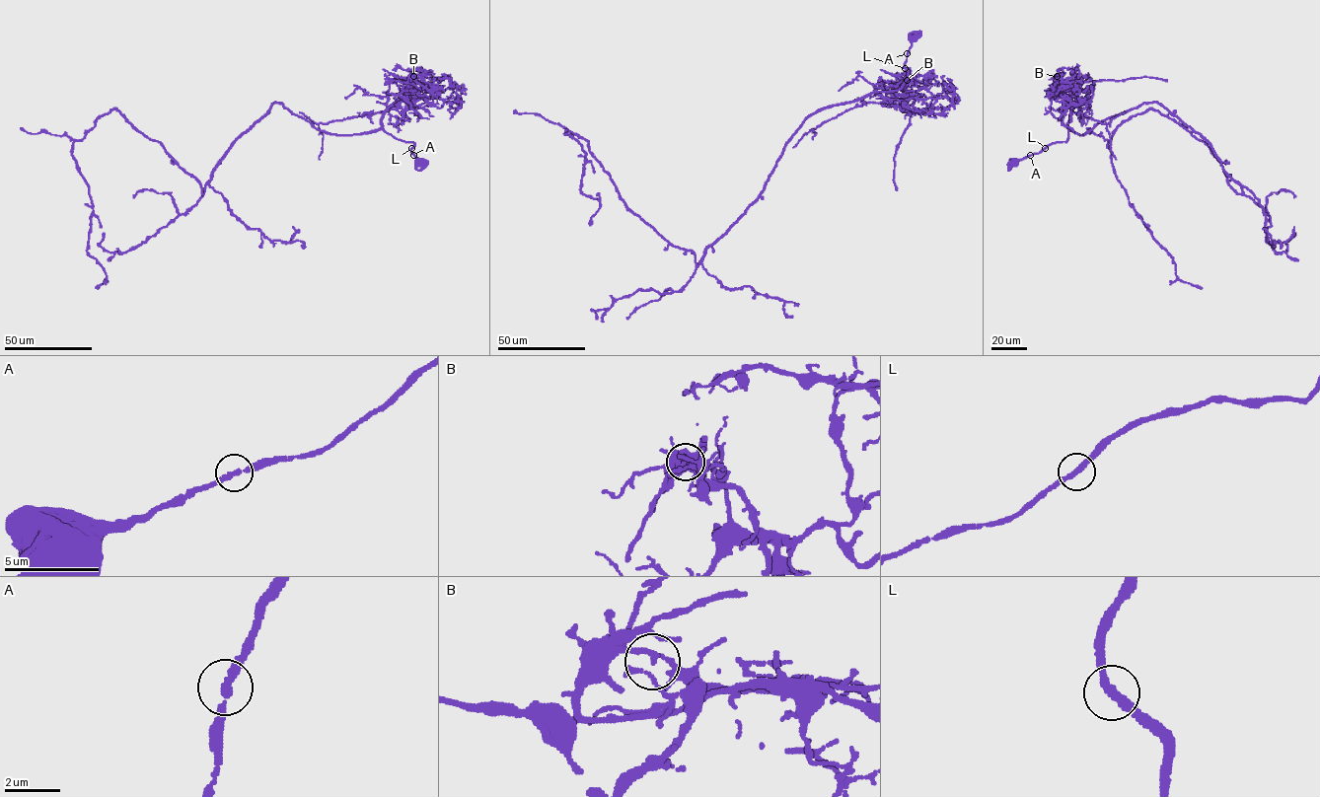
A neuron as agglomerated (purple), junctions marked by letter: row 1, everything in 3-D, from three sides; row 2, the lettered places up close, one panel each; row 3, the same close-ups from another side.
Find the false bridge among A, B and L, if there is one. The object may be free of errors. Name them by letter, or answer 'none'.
B

